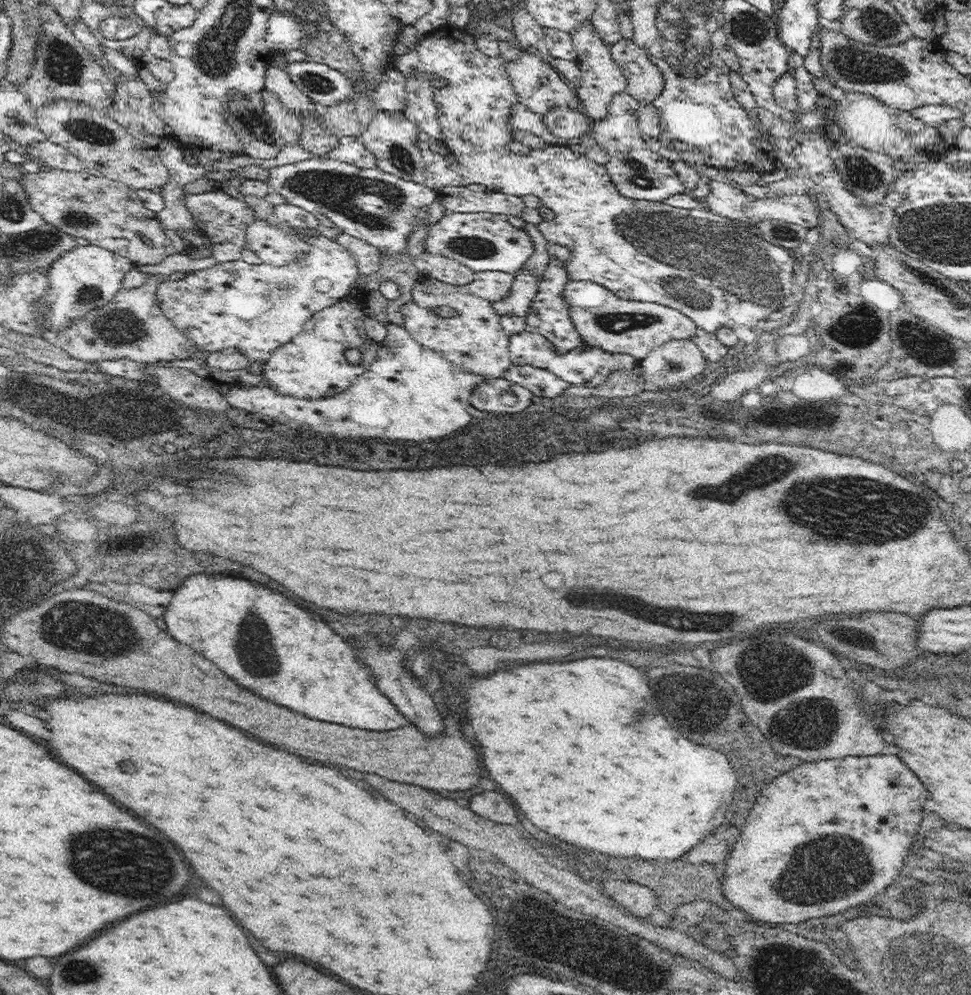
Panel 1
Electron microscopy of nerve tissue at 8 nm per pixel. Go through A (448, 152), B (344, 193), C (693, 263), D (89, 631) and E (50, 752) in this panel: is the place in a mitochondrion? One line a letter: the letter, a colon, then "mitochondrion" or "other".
A: other
B: mitochondrion
C: mitochondrion
D: mitochondrion
E: other

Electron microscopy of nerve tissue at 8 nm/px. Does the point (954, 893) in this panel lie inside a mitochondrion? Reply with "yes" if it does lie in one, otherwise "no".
no

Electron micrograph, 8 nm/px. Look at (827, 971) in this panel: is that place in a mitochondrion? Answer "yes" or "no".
no

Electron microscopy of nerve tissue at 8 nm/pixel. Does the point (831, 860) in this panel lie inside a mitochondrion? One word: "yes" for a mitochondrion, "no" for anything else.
yes

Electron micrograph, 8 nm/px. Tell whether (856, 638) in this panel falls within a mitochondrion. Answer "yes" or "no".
yes

